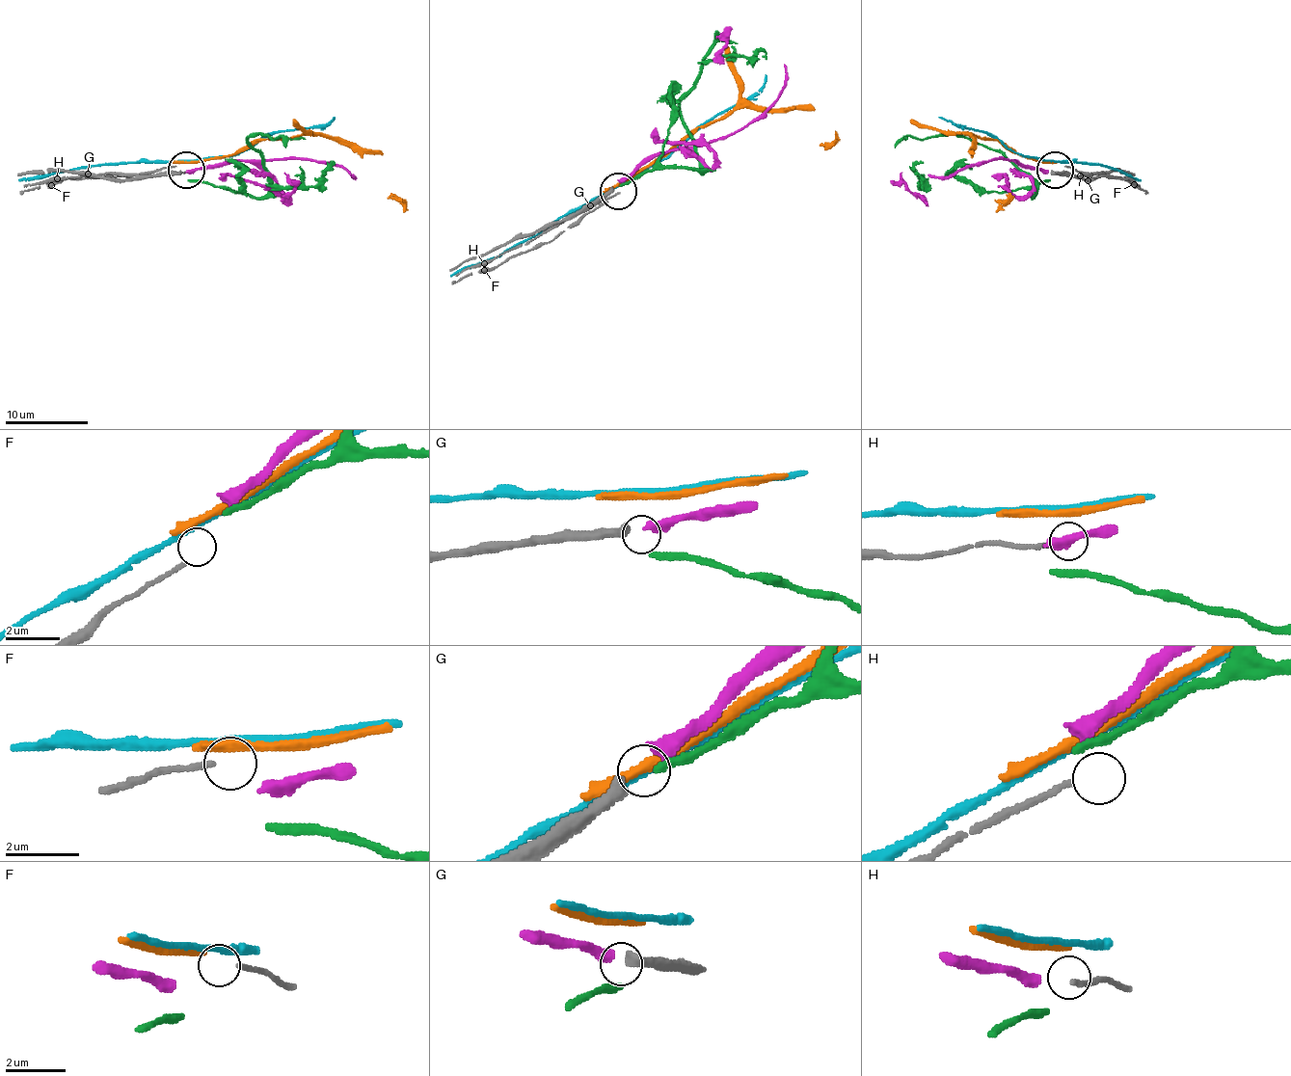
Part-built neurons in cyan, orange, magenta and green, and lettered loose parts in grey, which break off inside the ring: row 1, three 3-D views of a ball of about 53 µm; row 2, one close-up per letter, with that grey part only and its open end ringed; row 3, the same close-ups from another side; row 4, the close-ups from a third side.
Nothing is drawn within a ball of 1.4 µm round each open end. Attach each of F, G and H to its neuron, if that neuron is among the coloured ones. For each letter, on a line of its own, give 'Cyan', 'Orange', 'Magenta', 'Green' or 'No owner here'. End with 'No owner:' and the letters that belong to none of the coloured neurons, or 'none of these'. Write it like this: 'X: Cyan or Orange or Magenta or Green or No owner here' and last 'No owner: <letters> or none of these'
F: No owner here
G: Magenta
H: No owner here
No owner: F, H

